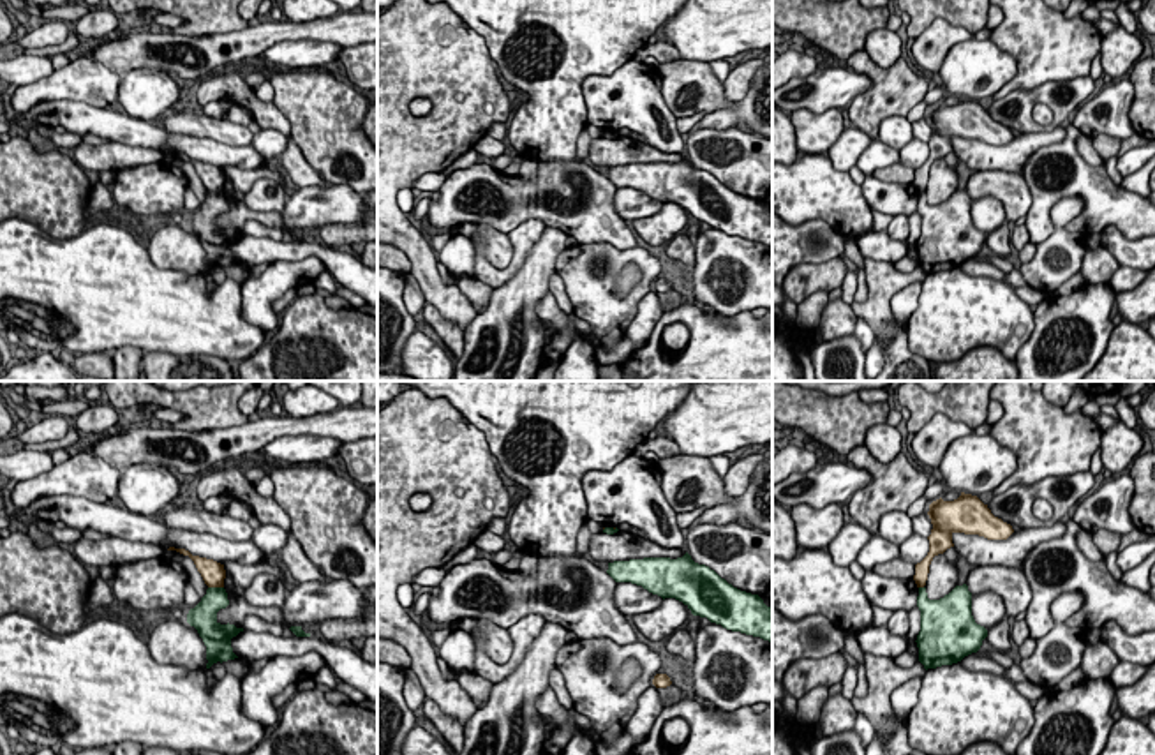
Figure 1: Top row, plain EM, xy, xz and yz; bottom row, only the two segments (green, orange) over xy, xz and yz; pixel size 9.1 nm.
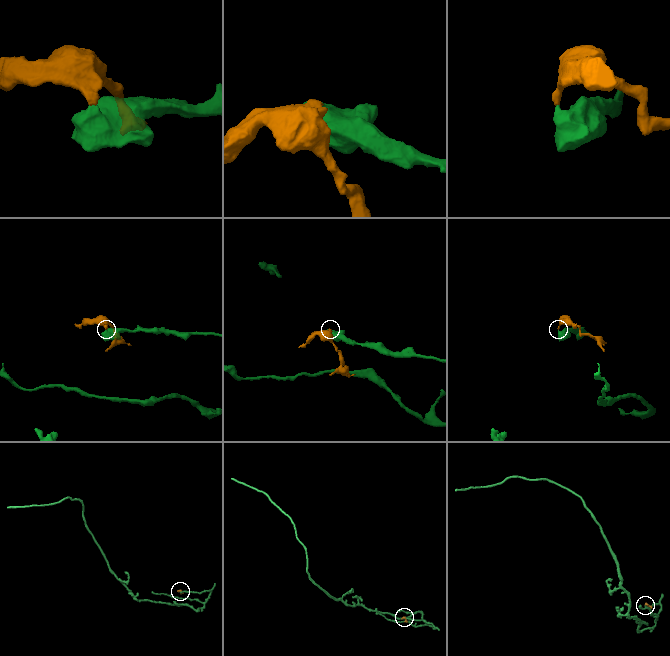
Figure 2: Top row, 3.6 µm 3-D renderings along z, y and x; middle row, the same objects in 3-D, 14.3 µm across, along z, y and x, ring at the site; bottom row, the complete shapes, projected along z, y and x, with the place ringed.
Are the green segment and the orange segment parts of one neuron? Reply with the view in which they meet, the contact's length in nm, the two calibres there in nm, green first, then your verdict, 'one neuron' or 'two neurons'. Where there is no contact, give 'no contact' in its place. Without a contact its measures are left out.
contact in xy; length 140 nm; calibres 220 and 220 nm; two neurons

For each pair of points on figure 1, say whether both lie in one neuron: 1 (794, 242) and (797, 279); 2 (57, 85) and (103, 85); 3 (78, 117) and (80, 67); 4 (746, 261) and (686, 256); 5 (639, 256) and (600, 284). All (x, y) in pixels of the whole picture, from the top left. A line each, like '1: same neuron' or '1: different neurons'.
1: different neurons
2: same neuron
3: different neurons
4: different neurons
5: same neuron

